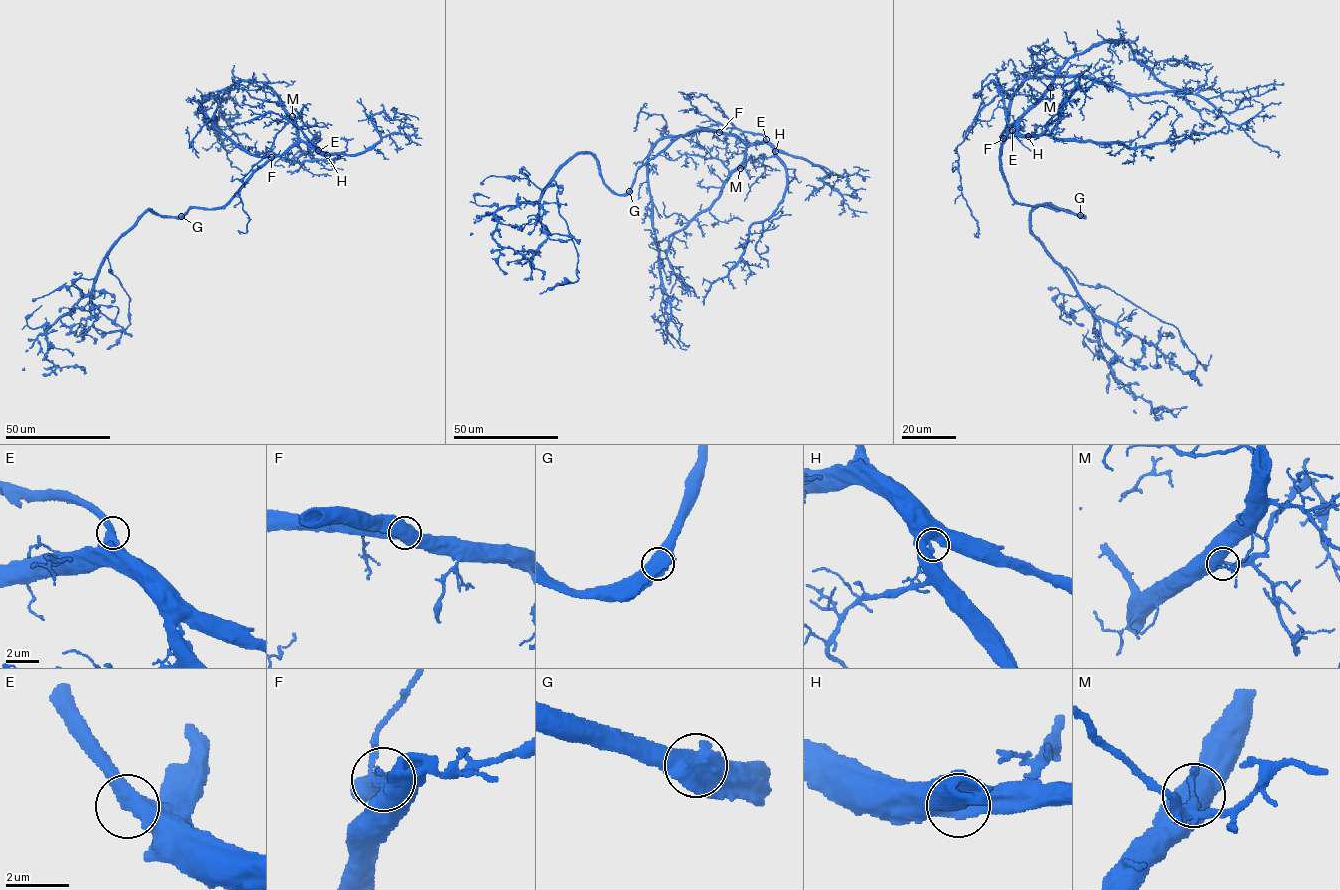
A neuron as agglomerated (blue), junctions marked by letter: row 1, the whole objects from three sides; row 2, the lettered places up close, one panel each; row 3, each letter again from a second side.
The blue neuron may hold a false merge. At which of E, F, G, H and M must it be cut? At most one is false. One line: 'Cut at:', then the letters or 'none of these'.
Cut at: none of these

